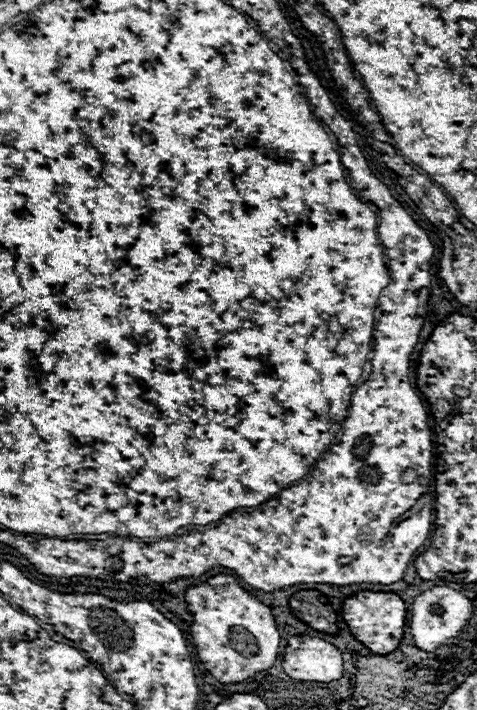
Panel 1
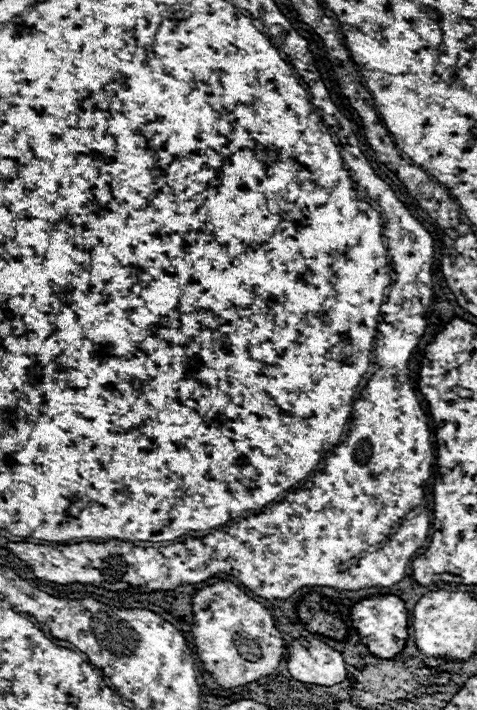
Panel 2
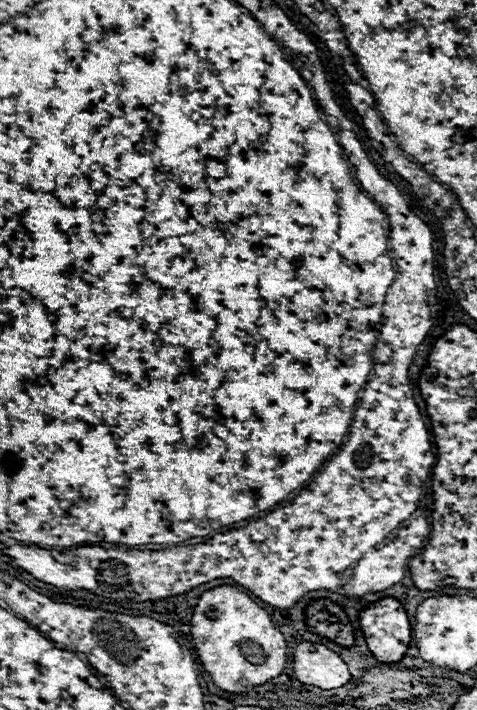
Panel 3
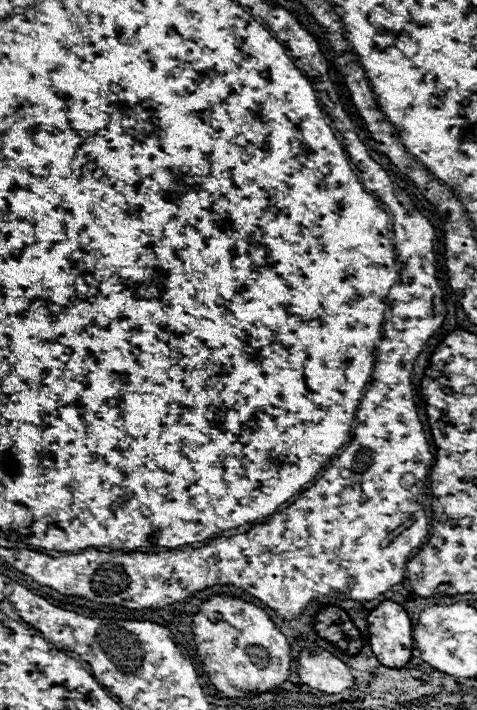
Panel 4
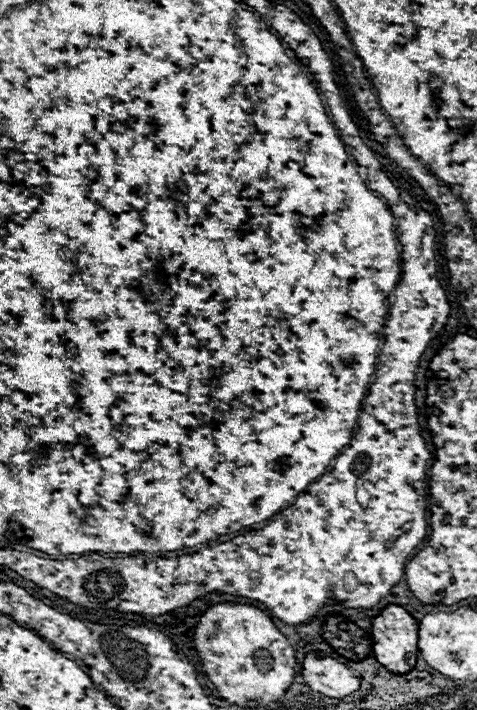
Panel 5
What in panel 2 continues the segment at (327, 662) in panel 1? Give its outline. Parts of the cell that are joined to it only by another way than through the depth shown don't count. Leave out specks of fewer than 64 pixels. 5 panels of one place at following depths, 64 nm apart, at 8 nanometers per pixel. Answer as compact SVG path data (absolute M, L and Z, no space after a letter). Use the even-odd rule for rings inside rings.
M296 638L288 648L288 672L294 680L334 686L346 678L342 654L320 640Z

